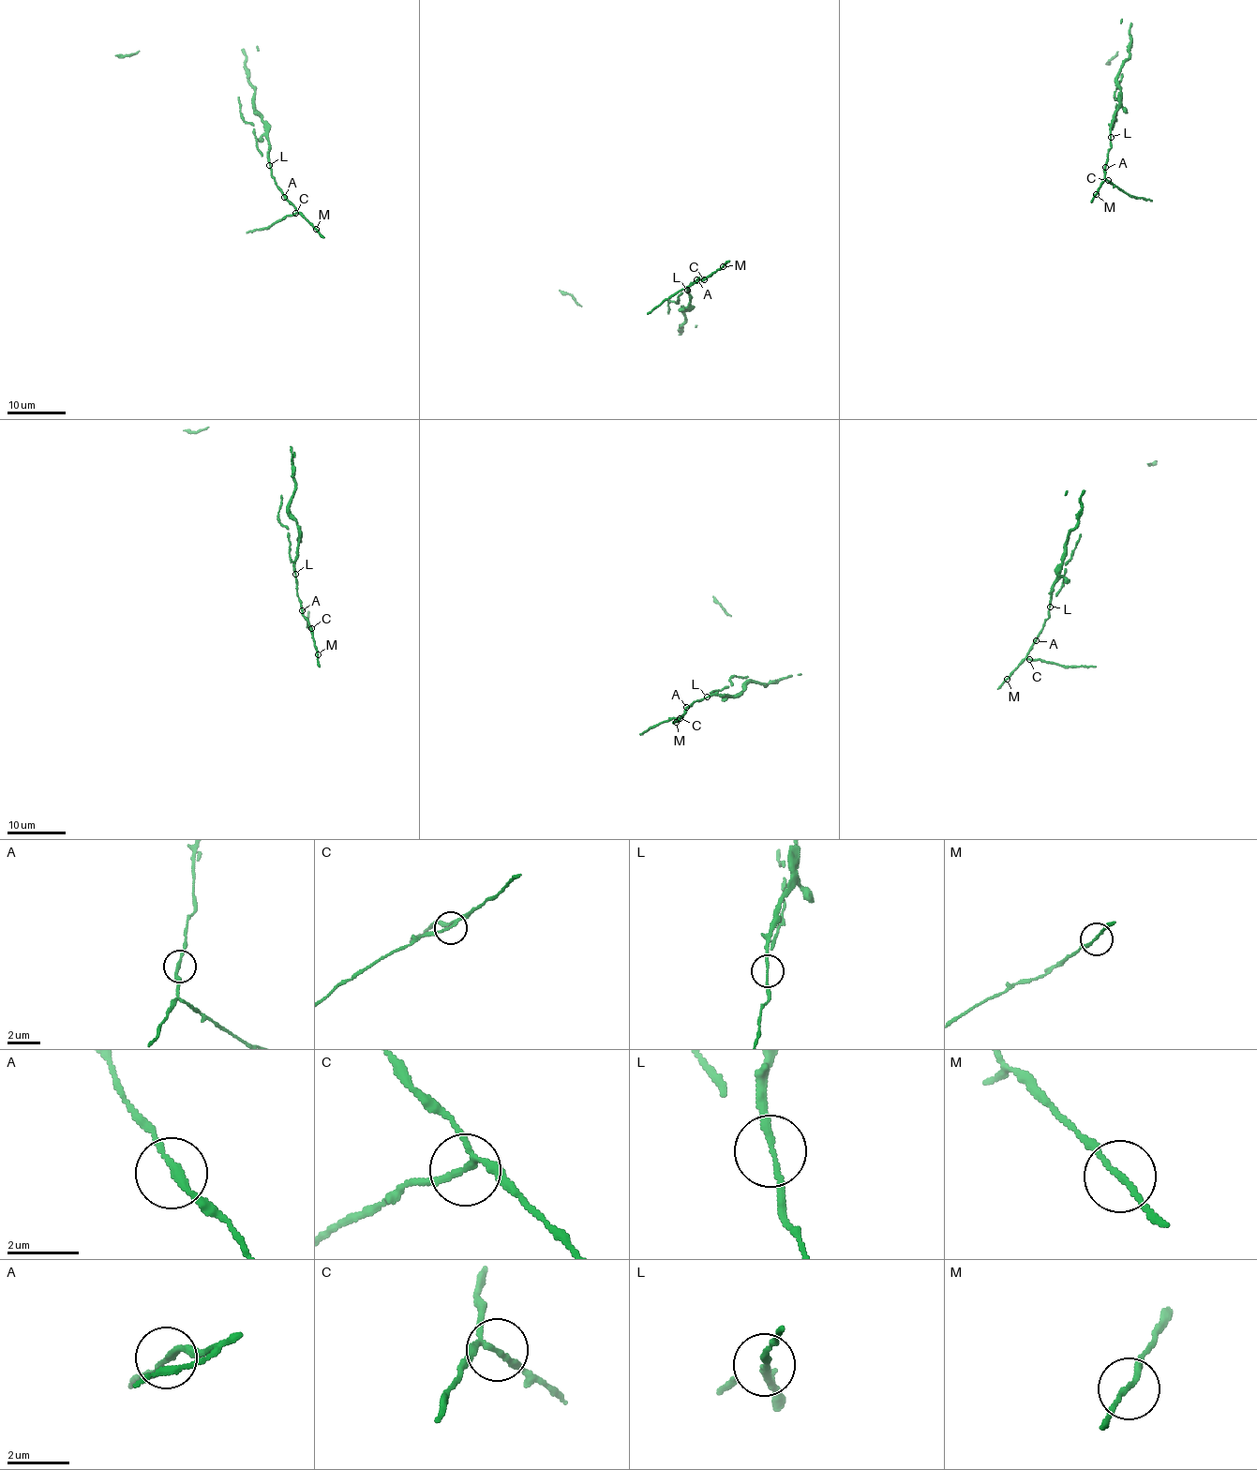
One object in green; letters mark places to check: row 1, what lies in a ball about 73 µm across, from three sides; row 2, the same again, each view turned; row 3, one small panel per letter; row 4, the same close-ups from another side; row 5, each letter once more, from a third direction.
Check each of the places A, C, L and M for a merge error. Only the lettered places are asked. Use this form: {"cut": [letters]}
{"cut": ["C", "L"]}

